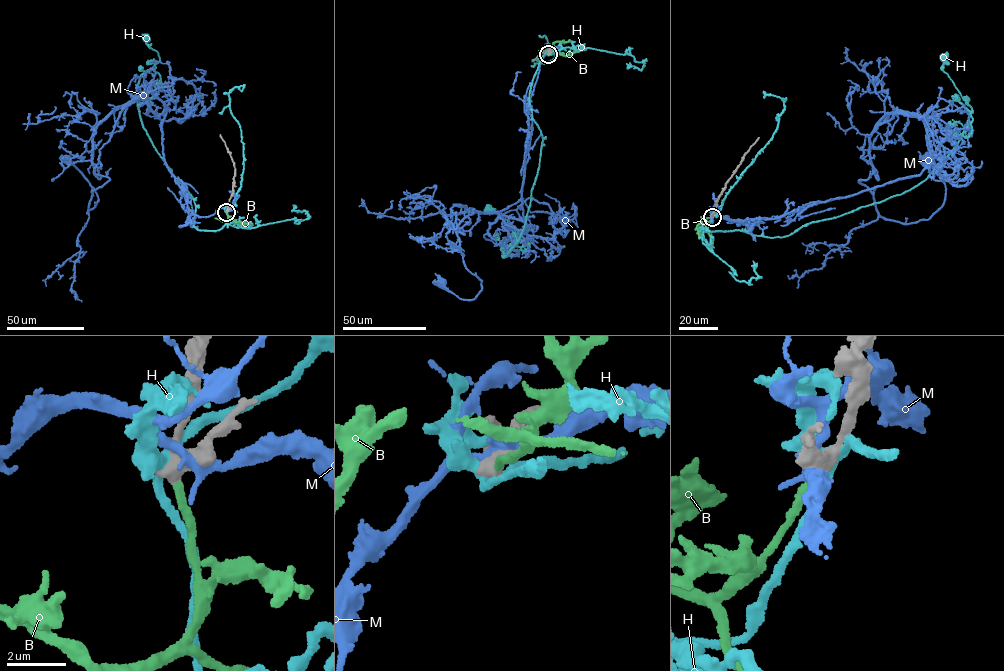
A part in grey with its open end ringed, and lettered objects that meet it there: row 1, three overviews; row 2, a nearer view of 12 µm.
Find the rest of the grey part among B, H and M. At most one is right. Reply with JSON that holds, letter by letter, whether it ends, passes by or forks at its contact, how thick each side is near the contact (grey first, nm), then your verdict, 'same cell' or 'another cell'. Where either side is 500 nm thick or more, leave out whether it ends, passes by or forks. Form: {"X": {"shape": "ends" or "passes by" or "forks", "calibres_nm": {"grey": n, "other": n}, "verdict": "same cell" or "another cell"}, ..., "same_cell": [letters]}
{"B": {"shape": "ends", "calibres_nm": {"grey": 400, "other": 240}, "verdict": "same cell"}, "H": {"calibres_nm": {"grey": 500, "other": 340}, "verdict": "another cell"}, "M": {"shape": "forks", "calibres_nm": {"grey": 440, "other": 280}, "verdict": "another cell"}, "same_cell": ["B"]}

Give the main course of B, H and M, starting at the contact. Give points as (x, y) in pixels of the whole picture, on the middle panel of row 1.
B: (548, 54), (568, 55), (575, 52), (573, 49)
H: (548, 54), (529, 97), (543, 139), (539, 169), (523, 229), (505, 256), (515, 232), (488, 207)
M: (549, 53), (527, 231), (444, 216), (470, 219), (482, 289), (442, 282)

